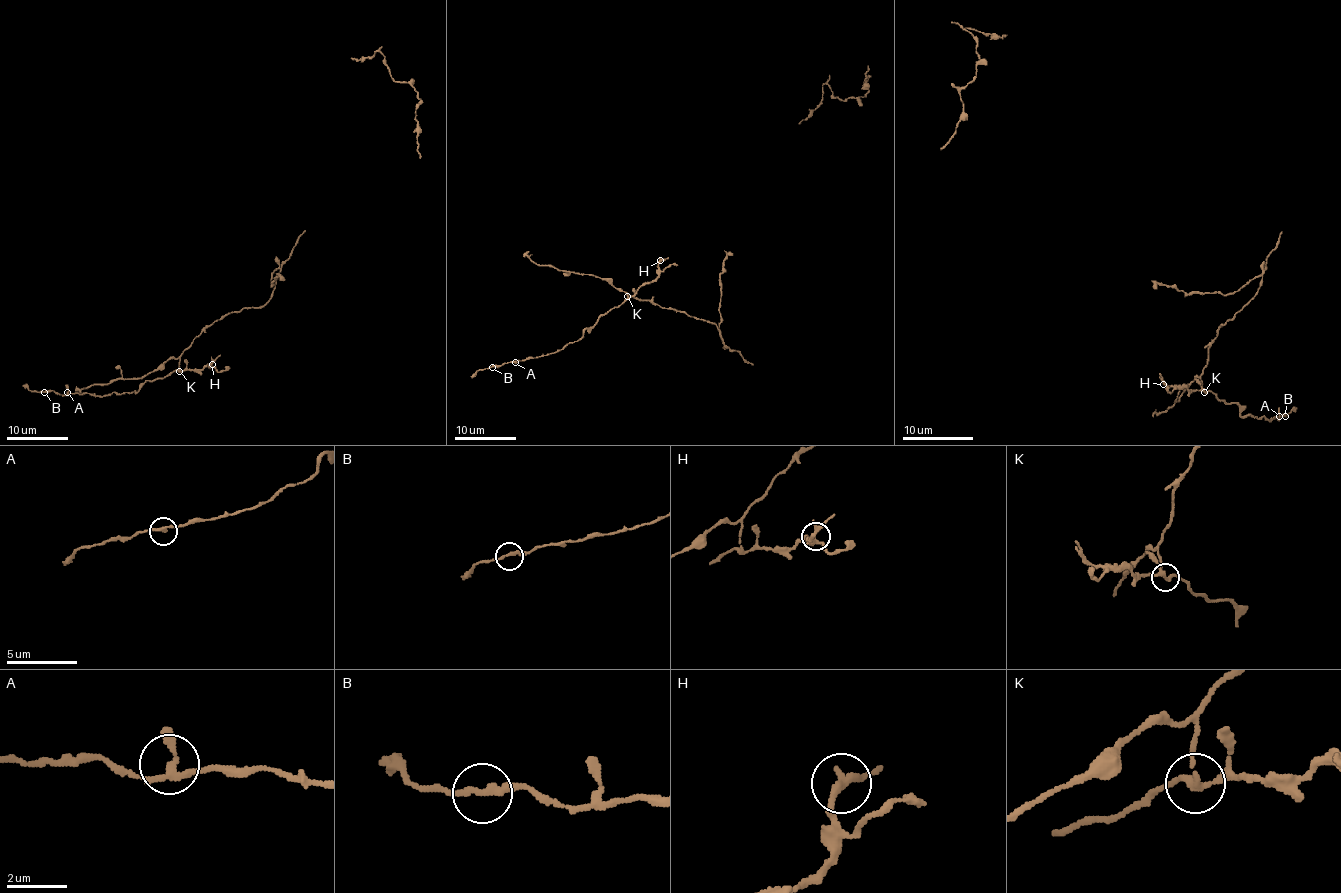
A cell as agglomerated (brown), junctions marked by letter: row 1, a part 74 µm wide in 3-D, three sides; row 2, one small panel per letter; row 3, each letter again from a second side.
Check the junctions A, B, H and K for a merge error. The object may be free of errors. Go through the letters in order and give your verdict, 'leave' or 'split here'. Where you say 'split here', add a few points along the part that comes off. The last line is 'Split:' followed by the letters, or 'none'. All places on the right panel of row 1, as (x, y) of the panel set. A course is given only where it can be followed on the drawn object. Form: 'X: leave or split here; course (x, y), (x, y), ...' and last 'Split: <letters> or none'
A: leave
B: leave
H: leave
K: split here
Split: K

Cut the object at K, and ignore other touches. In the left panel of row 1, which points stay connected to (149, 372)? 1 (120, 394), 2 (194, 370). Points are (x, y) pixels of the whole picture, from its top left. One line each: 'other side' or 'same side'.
1: other side
2: other side

